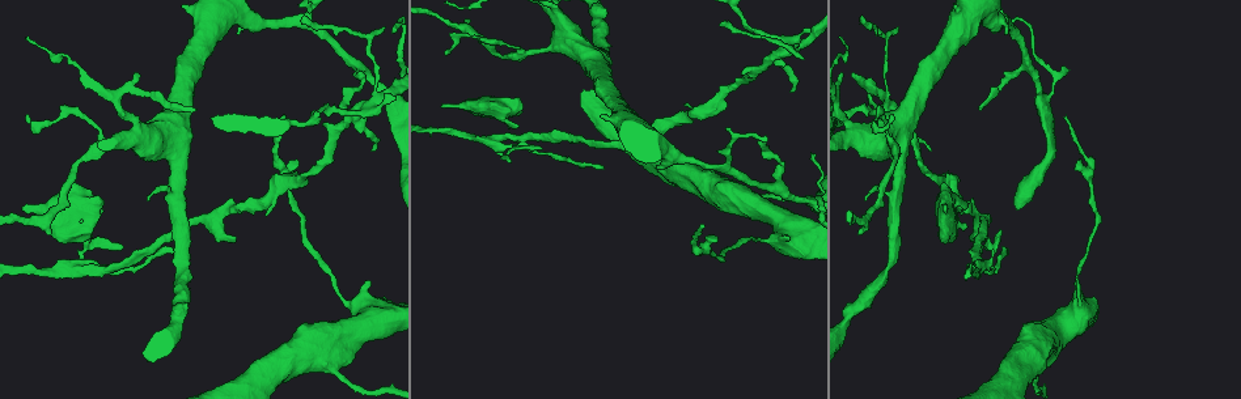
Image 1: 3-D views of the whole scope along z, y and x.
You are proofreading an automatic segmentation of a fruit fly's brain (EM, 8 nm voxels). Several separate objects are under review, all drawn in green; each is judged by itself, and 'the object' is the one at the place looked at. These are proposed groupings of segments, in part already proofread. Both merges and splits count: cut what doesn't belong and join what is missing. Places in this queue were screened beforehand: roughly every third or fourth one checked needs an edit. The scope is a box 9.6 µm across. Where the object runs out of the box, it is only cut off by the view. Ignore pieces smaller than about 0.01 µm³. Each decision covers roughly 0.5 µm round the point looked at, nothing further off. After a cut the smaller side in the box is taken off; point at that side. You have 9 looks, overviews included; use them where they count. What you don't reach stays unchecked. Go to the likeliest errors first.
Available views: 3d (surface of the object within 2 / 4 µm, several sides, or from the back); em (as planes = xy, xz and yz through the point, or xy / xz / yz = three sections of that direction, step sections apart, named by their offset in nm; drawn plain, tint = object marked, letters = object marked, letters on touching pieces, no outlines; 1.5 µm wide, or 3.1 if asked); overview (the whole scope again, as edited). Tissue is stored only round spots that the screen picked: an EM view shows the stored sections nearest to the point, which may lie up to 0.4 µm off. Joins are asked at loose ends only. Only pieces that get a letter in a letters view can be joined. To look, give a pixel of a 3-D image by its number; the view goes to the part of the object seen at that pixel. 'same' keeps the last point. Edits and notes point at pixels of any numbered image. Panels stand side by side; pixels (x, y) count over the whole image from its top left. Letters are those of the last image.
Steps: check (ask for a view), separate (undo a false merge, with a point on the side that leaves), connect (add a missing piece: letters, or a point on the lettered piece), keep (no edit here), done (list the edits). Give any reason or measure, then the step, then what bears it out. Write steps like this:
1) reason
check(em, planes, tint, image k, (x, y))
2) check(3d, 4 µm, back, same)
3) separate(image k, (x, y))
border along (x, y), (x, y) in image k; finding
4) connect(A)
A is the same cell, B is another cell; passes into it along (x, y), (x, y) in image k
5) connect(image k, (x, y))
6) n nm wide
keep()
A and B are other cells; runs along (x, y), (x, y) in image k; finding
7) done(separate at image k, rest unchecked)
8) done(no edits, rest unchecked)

tapers out
check(em, yz, step 8, letters, image 1, (928, 147))

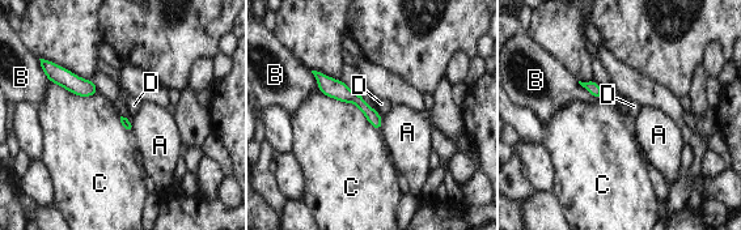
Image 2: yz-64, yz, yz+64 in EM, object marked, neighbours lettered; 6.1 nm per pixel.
keep()
A, B, C and D are other cells; none of them fits

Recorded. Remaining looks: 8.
branch stops here
check(em, planes, letters, image 1, (947, 210))

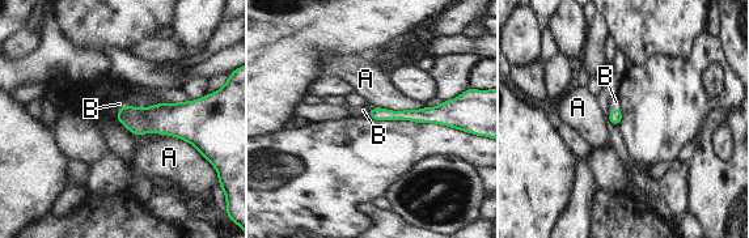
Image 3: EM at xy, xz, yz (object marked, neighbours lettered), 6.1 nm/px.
connect(B)
B is the same cell, A is another cell; passes into it along (157, 119), (118, 111), (119, 103) in image 3; it goes on there

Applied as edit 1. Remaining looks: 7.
an open end
check(3d, 4 µm, image 1, (370, 281))

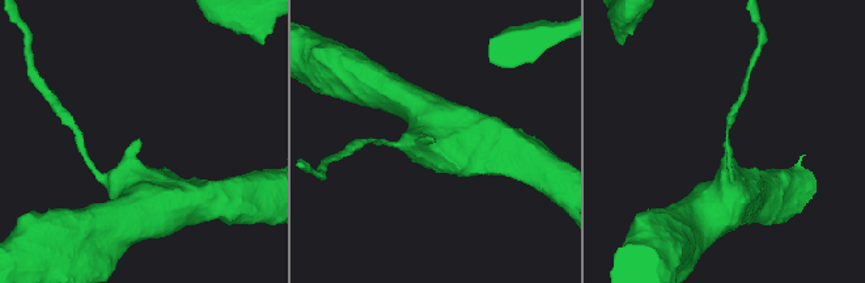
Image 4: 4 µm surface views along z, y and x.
check(em, planes, letters, image 4, (434, 139))

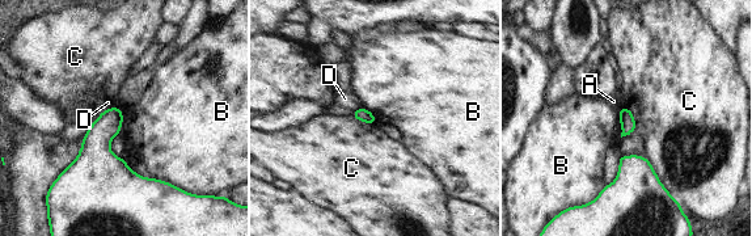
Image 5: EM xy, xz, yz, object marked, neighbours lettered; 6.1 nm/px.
keep()
A, B, C and D are other cells; border along (151, 176), (165, 180), (180, 189) in image 5; no lettered piece goes on from it

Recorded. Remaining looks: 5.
done(connect at image 3, rest unchecked)

